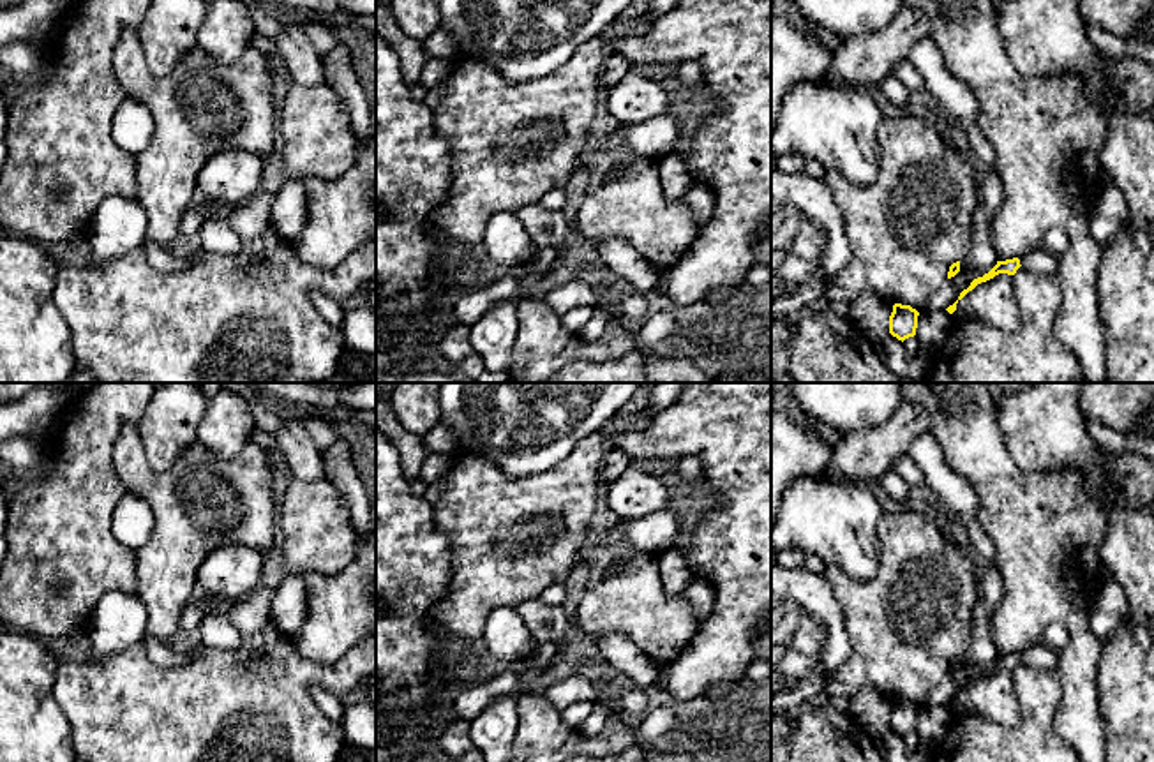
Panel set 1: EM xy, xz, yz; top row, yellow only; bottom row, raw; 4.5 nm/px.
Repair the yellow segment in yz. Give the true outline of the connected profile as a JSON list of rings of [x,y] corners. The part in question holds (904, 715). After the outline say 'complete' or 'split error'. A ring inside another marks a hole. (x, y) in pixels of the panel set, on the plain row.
[[[895,698],[889,711],[889,728],[898,736],[916,730],[919,707],[910,700]]] | complete

